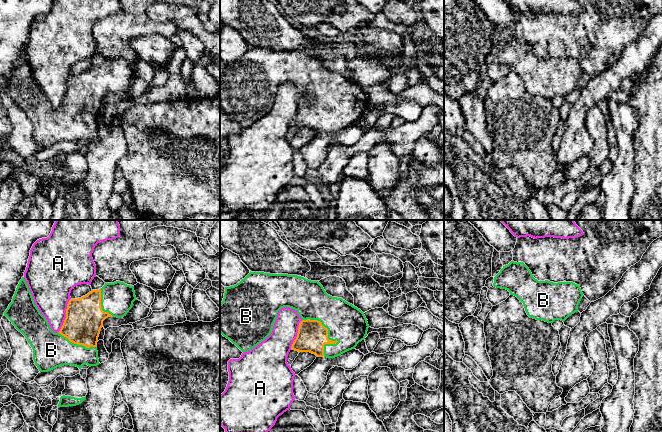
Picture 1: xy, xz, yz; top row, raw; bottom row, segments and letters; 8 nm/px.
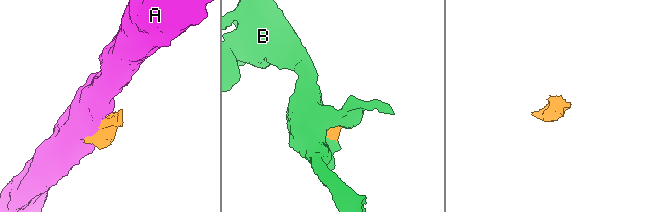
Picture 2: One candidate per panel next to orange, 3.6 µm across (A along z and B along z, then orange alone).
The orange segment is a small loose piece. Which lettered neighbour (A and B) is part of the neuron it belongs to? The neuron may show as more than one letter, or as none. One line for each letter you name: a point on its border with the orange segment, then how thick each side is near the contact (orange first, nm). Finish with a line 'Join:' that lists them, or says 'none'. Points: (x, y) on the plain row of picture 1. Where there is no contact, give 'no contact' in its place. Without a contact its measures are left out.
B: meets orange in xz at (323, 102); 240 nm thick on the orange side, 320 nm on the other
Join: B

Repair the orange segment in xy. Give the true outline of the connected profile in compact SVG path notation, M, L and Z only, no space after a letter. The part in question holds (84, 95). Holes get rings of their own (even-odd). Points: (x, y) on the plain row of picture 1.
M22 53L17 61L12 78L4 88L4 92L27 115L33 125L33 136L40 148L48 148L64 141L76 142L81 145L85 140L90 143L100 140L97 118L103 97L112 92L117 94L126 92L135 76L137 75L134 62L120 57L105 59L101 65L92 66L78 75L70 75L67 80L64 99L60 107L54 109L46 94L35 81L29 63Z

